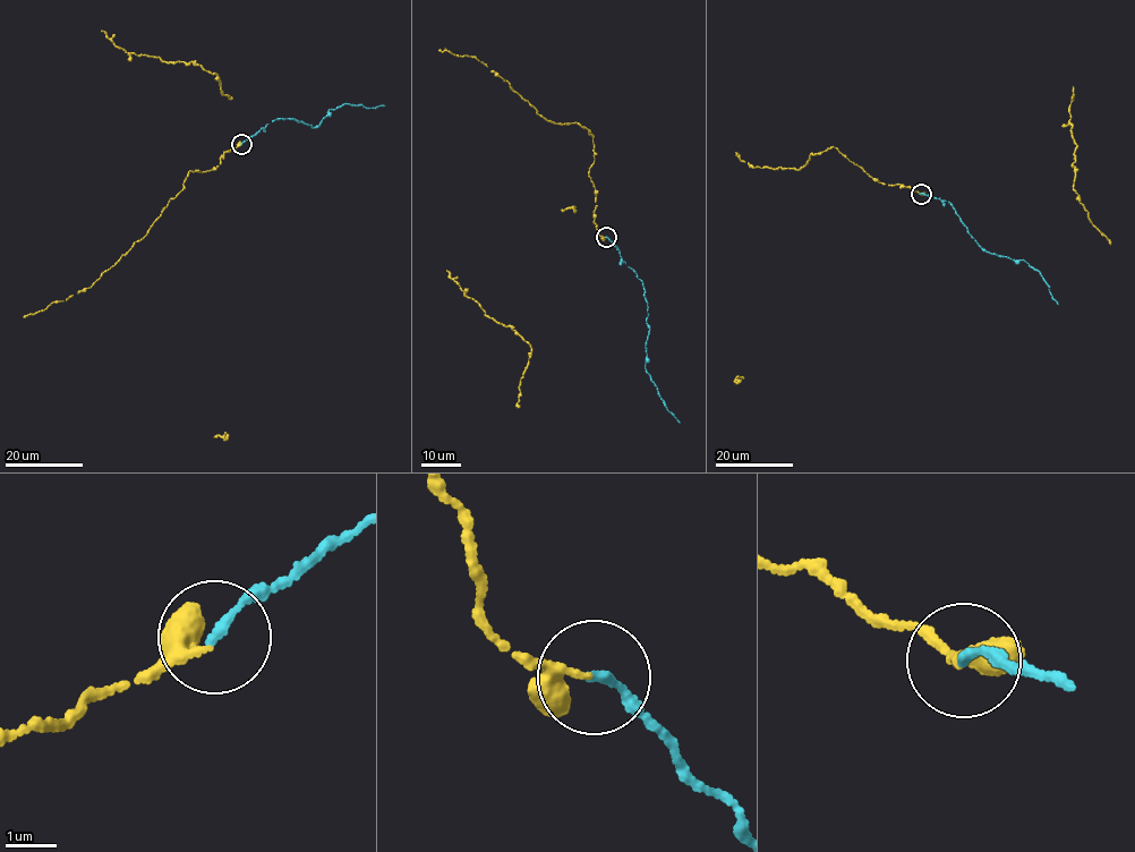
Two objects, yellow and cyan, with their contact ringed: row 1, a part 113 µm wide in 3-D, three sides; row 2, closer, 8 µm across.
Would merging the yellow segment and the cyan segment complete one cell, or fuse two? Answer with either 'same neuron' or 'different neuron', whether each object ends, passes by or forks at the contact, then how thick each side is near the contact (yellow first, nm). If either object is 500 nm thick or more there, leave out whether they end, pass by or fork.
same neuron | yellow passes by | cyan ends | 150/180 nm

